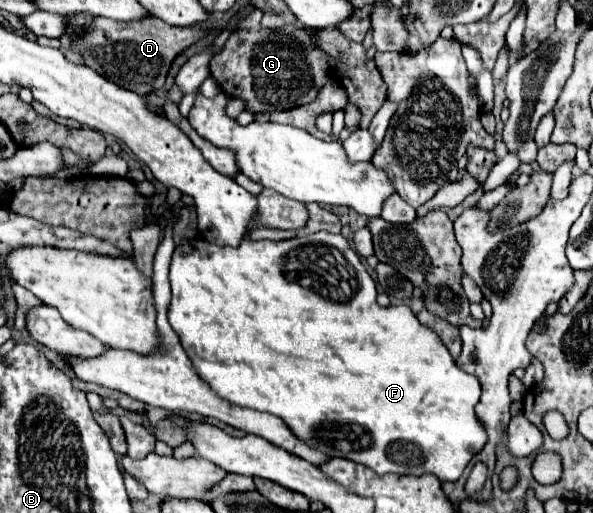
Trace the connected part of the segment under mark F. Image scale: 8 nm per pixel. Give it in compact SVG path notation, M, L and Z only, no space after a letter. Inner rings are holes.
M316 232L316 234L302 234L298 238L292 238L292 240L282 240L282 242L272 242L272 240L244 240L238 248L232 248L232 246L214 246L206 240L192 240L188 244L182 244L176 248L176 260L172 260L170 264L170 284L172 284L172 304L170 304L170 310L168 310L168 320L170 320L170 326L172 330L178 334L180 338L180 344L182 348L186 350L188 358L192 360L194 368L200 372L200 376L204 376L204 380L208 380L208 384L212 384L212 390L218 394L218 396L224 396L228 402L232 404L240 404L244 408L252 408L252 410L258 410L258 412L268 412L268 414L274 414L274 416L280 416L288 428L292 428L292 432L296 432L296 436L300 436L300 440L304 440L308 446L312 448L320 448L320 452L328 452L332 458L346 458L346 460L352 460L352 462L360 462L368 468L372 468L374 472L378 474L388 474L388 472L394 472L394 474L406 474L406 476L422 476L422 474L434 474L436 478L440 478L442 482L456 482L464 468L468 466L468 462L476 456L476 452L482 452L482 448L486 446L488 442L488 434L482 426L482 422L478 420L476 412L474 412L474 406L478 404L478 398L480 398L480 382L476 376L472 374L466 374L464 370L460 370L456 364L454 364L454 358L450 356L450 352L444 348L442 340L436 336L436 332L432 332L430 328L424 328L418 318L412 314L412 310L408 306L378 306L376 302L376 284L374 280L370 278L370 274L366 272L364 264L360 262L360 256L356 254L356 250L348 244L348 240L342 236L342 234L330 234L330 232ZM336 430L340 430L342 434L338 434L338 438L342 436L342 440L332 440L336 438Z

